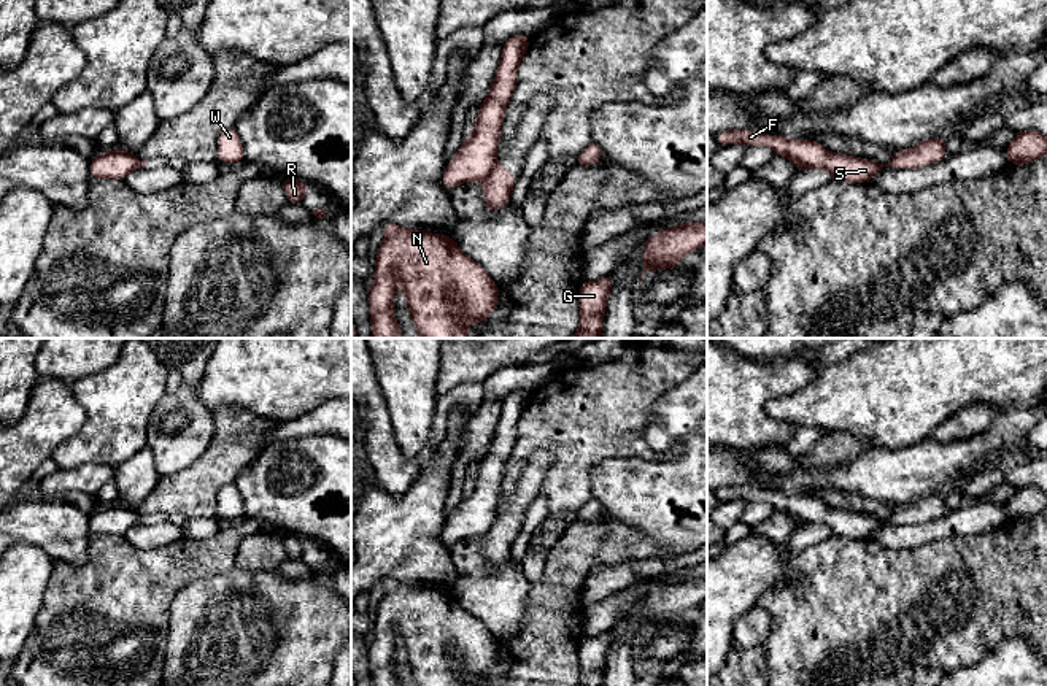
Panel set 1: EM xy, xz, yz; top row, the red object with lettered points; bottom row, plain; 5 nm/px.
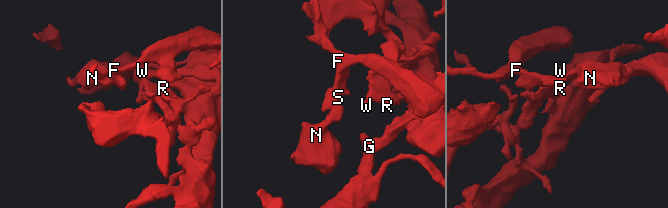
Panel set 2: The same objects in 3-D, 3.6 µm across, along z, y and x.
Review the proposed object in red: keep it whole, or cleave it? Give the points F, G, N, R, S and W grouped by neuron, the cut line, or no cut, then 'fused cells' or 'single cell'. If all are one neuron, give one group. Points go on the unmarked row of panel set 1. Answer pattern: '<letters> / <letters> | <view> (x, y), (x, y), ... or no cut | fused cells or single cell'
F G R S W / N | xz (496, 518), (482, 535) | fused cells

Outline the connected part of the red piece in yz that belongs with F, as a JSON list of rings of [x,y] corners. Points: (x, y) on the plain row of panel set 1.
[[[750,484],[723,486],[715,494],[718,503],[732,499],[767,502],[775,511],[786,511],[796,521],[799,529],[809,524],[823,524],[834,537],[842,538],[869,538],[874,530],[890,524],[888,518],[879,519],[863,513],[829,508],[823,500],[813,495],[794,497],[782,491],[759,489]]]

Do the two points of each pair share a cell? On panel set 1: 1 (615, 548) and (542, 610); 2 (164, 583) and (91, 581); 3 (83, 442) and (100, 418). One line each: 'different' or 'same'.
1: same
2: same
3: same

